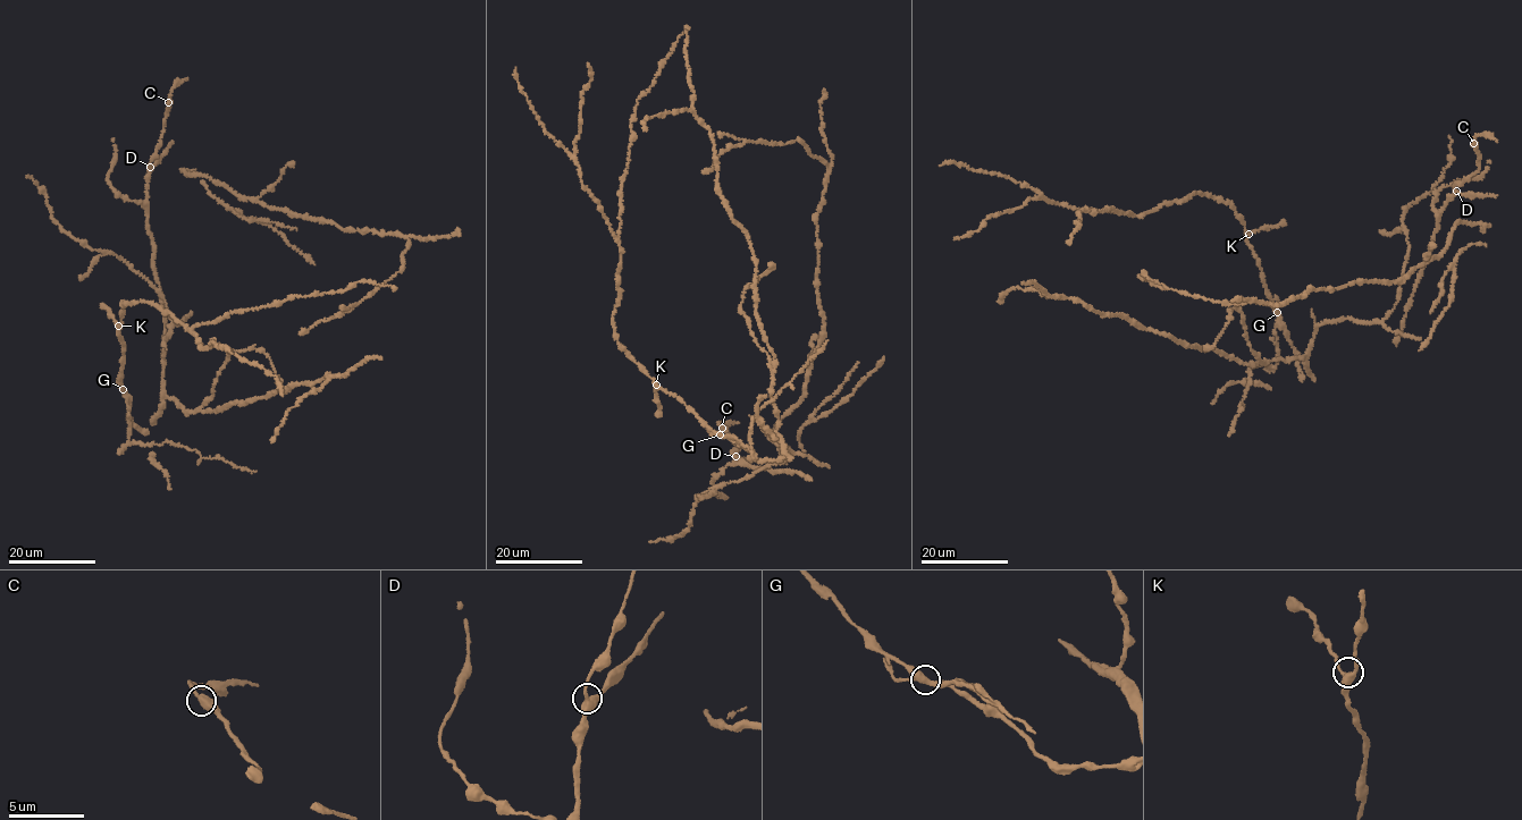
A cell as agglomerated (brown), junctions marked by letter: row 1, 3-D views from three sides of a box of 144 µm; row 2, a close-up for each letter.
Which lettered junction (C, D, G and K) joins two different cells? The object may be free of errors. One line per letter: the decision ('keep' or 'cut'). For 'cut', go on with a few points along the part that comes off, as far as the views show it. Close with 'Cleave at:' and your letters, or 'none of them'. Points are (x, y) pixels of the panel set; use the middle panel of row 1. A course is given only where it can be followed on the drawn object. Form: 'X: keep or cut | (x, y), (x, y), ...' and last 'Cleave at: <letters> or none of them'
C: keep
D: keep
G: cut | (720, 436), (732, 437), (754, 451), (754, 459), (750, 438), (753, 421), (827, 340)
K: keep
Cleave at: G

